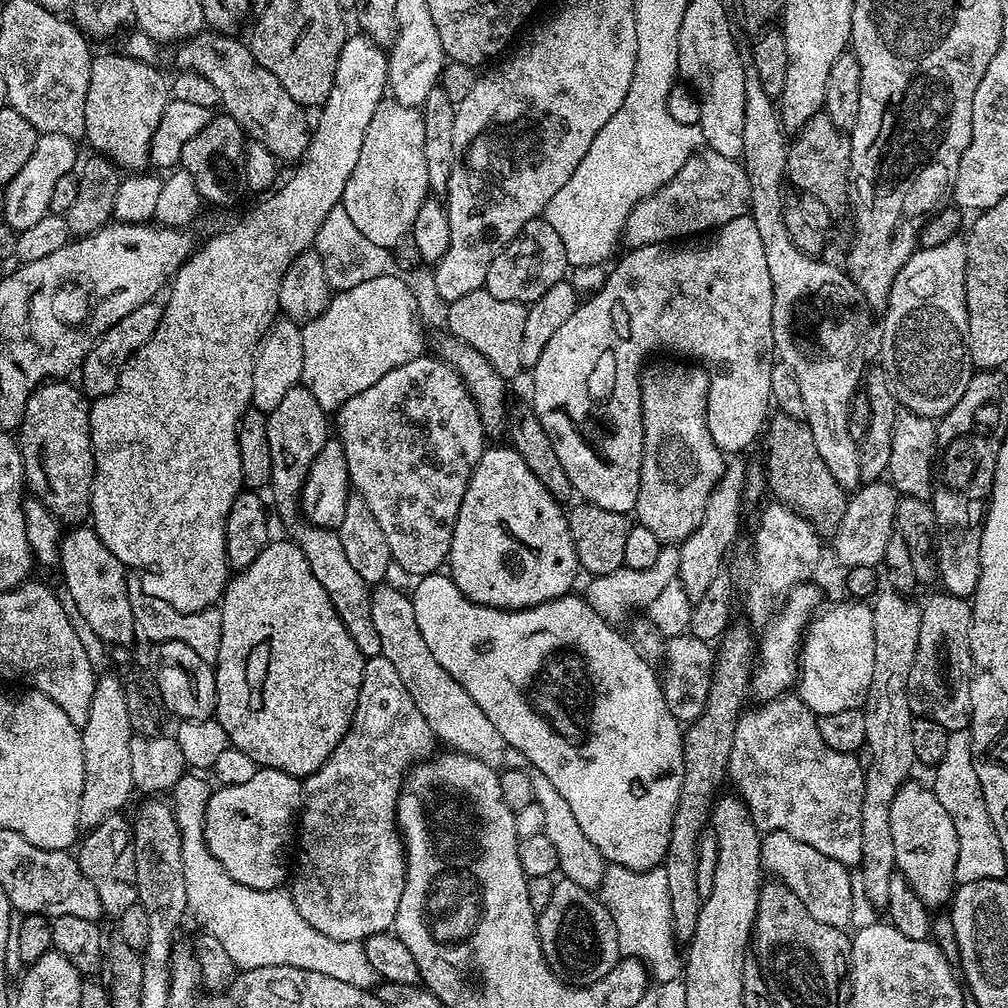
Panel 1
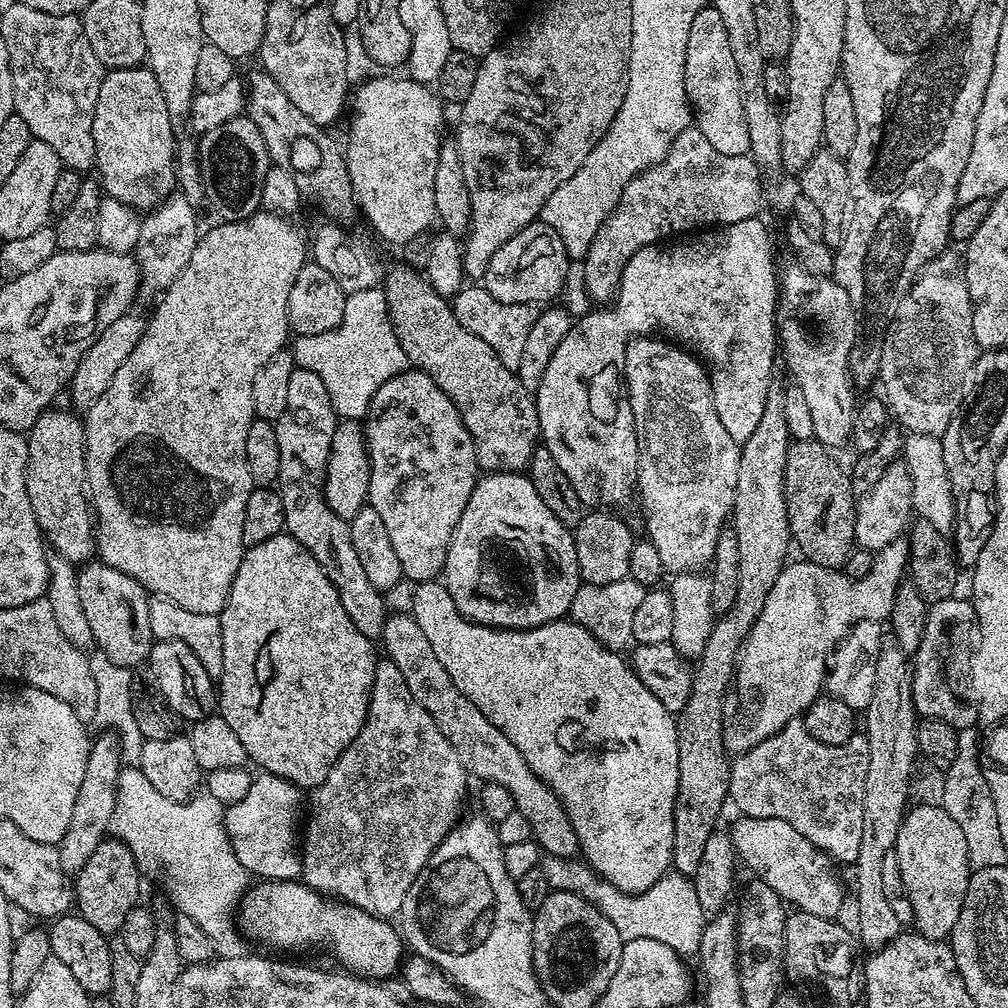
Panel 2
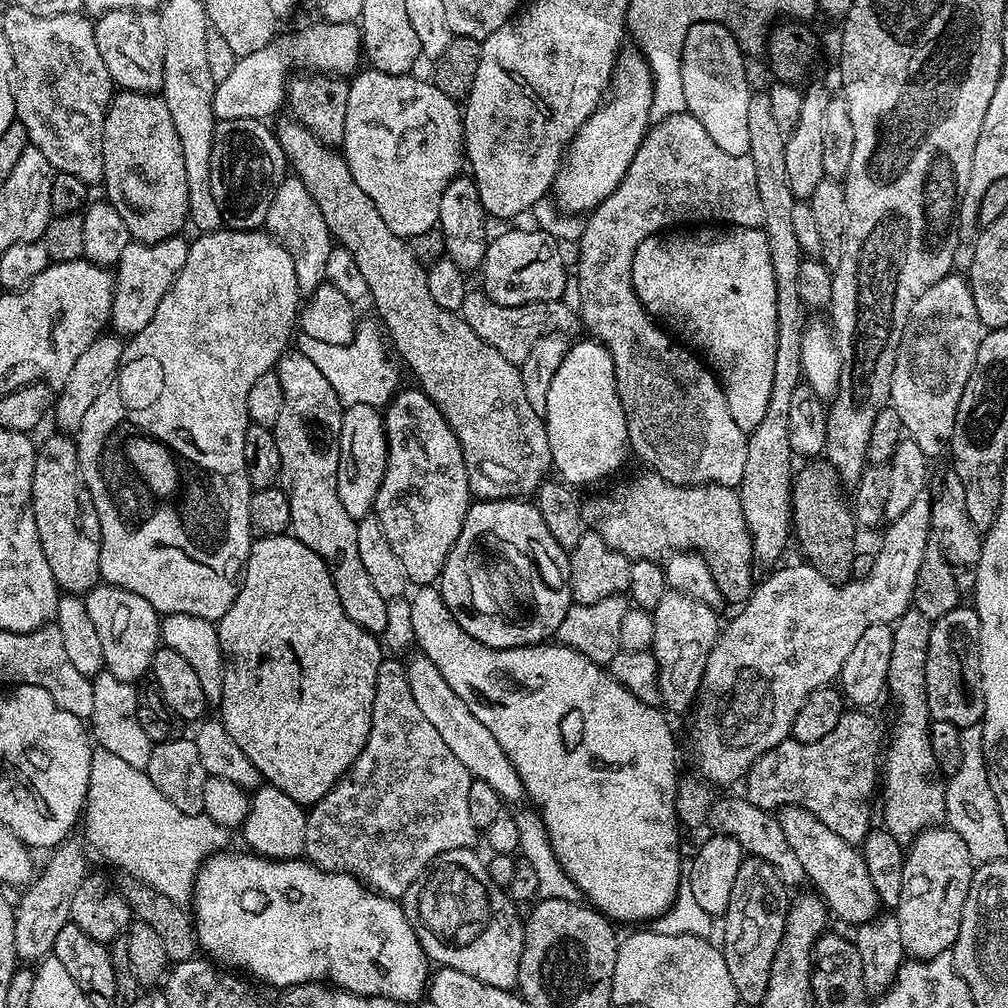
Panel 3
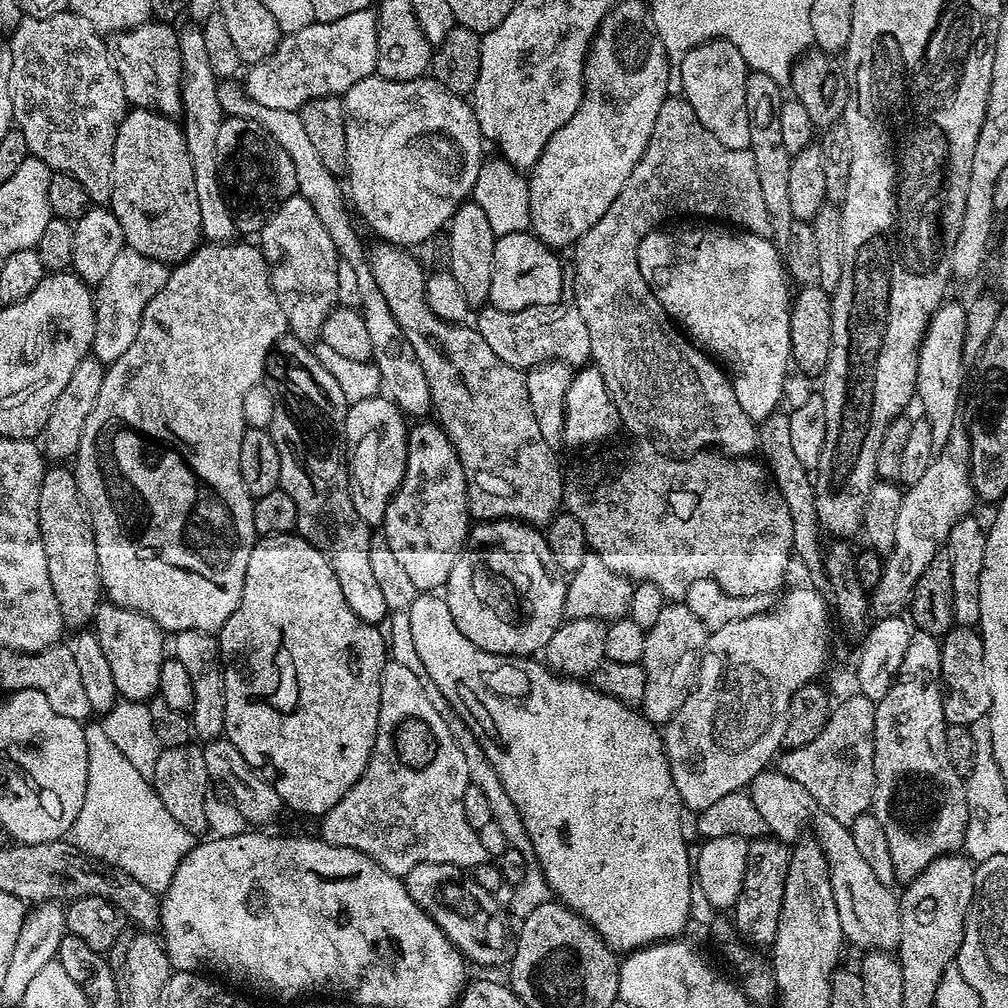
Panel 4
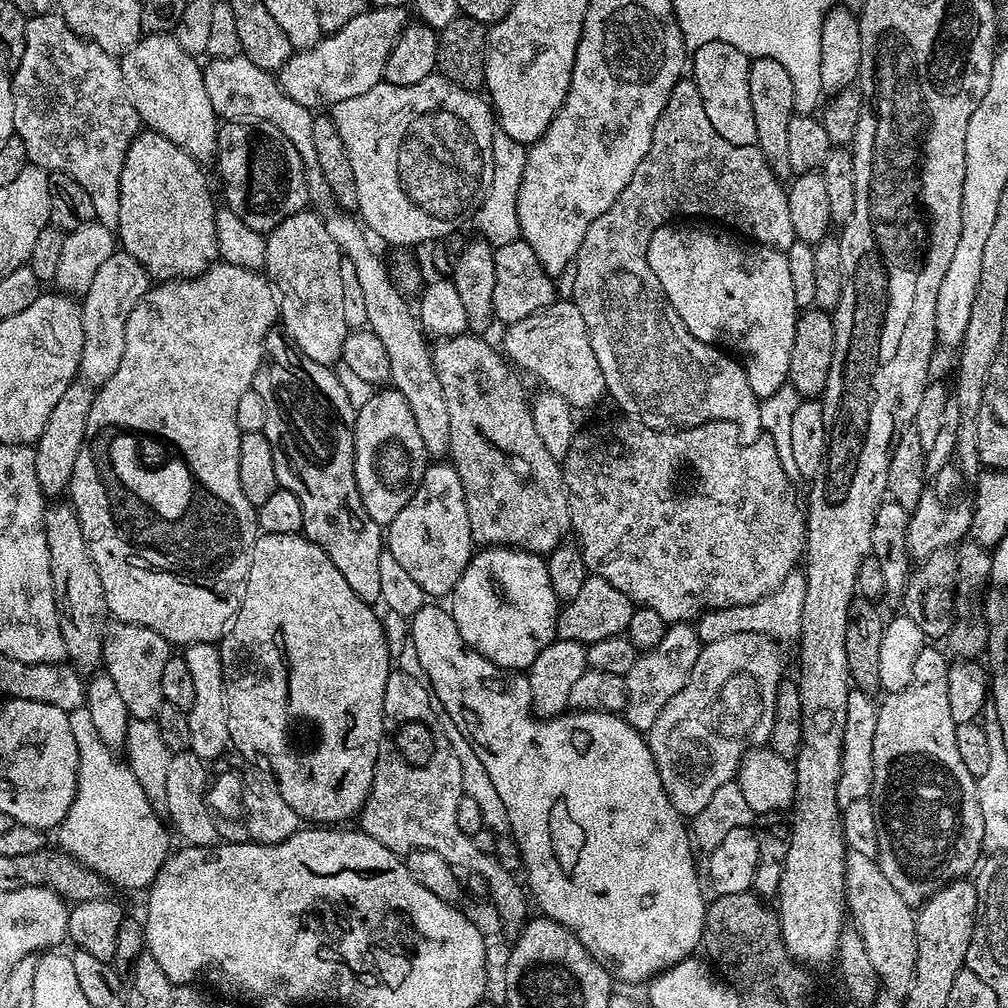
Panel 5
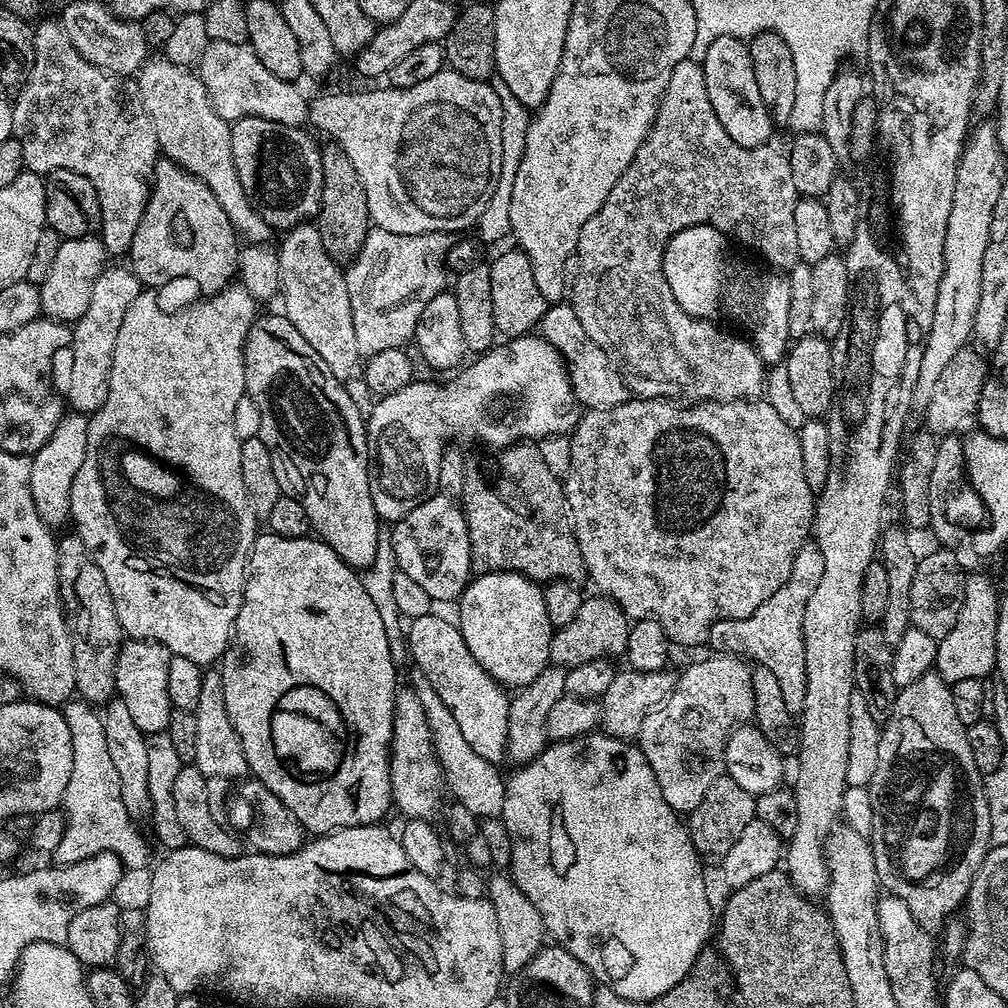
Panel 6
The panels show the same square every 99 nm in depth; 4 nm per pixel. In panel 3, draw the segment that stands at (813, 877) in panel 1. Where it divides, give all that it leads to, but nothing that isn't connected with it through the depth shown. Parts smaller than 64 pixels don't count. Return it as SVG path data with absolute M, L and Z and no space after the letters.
M743 795L724 796L713 799L712 809L708 815L707 827L715 835L729 836L742 846L742 850L750 856L757 856L766 862L770 862L775 868L780 869L782 882L789 886L804 884L806 877L802 870L802 862L798 862L797 855L790 848L786 840L786 834L782 834L782 826L779 819L769 809L754 806Z

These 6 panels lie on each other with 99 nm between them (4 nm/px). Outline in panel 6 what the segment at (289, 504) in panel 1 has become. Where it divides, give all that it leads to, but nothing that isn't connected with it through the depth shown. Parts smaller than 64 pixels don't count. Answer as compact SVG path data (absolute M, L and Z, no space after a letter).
M260 314L250 326L248 337L244 343L244 391L256 403L258 410L262 413L262 430L259 438L262 442L266 442L266 446L270 450L270 458L274 458L274 478L278 478L281 493L302 502L302 507L306 509L306 518L311 531L323 544L331 546L334 554L338 554L338 558L342 558L342 562L346 562L351 568L357 570L370 567L376 557L378 546L382 543L382 536L380 536L382 521L374 510L374 502L370 494L370 478L368 477L370 461L368 459L366 417L360 413L358 406L354 406L347 387L338 378L334 378L334 374L330 374L330 366L326 366L326 362L322 362L322 358L318 358L318 354L314 354L314 346L310 346L310 342L306 342L306 338L302 338L302 334L298 334L298 330L288 321L287 316L283 314L277 314L277 316Z

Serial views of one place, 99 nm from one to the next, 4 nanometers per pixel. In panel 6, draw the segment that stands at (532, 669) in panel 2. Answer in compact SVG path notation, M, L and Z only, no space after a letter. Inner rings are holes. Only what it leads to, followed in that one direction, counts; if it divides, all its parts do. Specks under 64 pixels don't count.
M439 614L414 618L407 625L406 639L411 663L416 663L415 671L421 672L430 686L438 690L438 698L442 698L442 702L446 702L446 710L454 714L454 722L458 722L466 742L470 742L478 754L489 758L503 757L508 747L509 693L505 685L474 662L474 654L470 654L470 646L466 646L459 627ZM593 730L587 736L549 743L529 764L517 767L515 771L512 777L507 777L504 785L504 801L499 819L504 821L510 834L510 875L518 890L522 890L522 894L526 894L530 902L534 902L538 914L542 914L545 933L561 948L574 954L574 958L578 958L578 962L586 966L590 975L609 984L614 994L637 1002L657 1000L688 977L688 971L709 943L708 935L711 932L713 935L714 912L712 916L708 888L704 885L703 874L700 873L702 857L692 845L685 821L672 811L666 798L662 798L662 790L658 786L658 778L654 778L650 762L646 762L642 750L635 743L619 740L617 736L605 736L603 731Z

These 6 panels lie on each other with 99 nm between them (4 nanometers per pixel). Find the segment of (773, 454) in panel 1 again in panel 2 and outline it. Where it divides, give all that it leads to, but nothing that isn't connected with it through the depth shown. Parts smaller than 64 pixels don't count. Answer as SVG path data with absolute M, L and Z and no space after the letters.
M792 440L786 454L786 474L784 475L784 493L786 494L786 510L788 525L795 547L800 547L799 555L811 564L833 570L843 569L848 556L854 551L856 535L854 534L854 518L858 497L852 492L852 478L847 467L844 468L835 460L833 453L825 448L819 440Z

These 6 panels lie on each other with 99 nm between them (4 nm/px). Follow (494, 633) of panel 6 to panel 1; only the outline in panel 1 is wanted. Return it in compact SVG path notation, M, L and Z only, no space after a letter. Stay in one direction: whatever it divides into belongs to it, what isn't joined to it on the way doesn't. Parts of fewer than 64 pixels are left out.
M505 446L505 448L485 447L484 456L478 458L478 462L476 463L476 471L470 474L470 482L468 483L466 494L462 498L462 506L460 507L458 518L456 519L454 534L452 535L450 550L448 551L446 561L447 571L458 586L458 590L462 590L462 594L466 594L466 598L475 604L490 606L491 608L506 608L509 610L534 608L539 604L550 602L554 598L571 593L573 591L572 575L578 572L578 565L574 559L572 535L566 526L565 513L563 511L556 512L556 508L558 508L558 501L548 495L546 489L541 488L537 480L532 479L530 466L526 466L522 462L522 458L516 455L515 448L511 446Z

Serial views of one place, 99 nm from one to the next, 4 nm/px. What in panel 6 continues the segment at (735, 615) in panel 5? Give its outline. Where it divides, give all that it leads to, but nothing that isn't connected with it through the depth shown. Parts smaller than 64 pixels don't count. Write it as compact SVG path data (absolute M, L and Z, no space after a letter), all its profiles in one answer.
M815 542L806 543L794 558L794 570L790 570L787 582L778 586L778 590L774 590L774 594L750 614L750 618L714 622L706 641L713 653L747 658L770 670L770 674L778 678L782 698L786 698L786 706L794 714L802 710L806 698L806 646L802 618L806 614L806 602L810 602L810 594L814 594L821 579L822 550Z

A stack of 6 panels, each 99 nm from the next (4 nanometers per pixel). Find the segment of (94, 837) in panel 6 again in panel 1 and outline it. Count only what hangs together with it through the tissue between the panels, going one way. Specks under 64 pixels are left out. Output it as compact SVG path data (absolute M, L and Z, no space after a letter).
M185 774L170 796L182 838L188 912L196 915L198 923L204 924L203 931L226 946L226 954L234 958L237 969L298 966L302 970L314 970L314 974L326 974L326 978L338 978L338 982L350 982L350 986L375 989L378 977L361 941L342 942L314 930L314 926L298 914L291 891L283 887L254 890L234 882L234 878L222 870L218 858L214 858L206 846L204 815L213 789L208 788L200 776L203 775Z

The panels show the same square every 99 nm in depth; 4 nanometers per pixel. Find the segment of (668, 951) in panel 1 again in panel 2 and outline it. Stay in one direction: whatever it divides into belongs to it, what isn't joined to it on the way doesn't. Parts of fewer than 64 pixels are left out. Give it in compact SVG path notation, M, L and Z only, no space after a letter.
M545 855L540 861L539 868L551 891L569 892L586 898L590 906L594 906L599 912L606 914L610 922L614 922L618 934L624 941L654 938L654 942L670 946L670 950L674 950L681 958L695 957L699 953L706 913L698 902L698 894L691 879L680 872L668 871L665 876L658 878L658 882L654 882L654 886L641 892L623 892L609 880L601 878L587 863L576 858Z

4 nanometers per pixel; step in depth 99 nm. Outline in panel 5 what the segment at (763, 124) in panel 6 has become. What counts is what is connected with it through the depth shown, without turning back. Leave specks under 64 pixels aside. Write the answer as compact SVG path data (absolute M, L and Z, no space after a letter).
M706 42L706 46L695 49L690 56L690 76L696 81L698 94L702 94L702 106L706 106L710 126L714 126L726 142L739 148L753 147L756 142L754 114L750 110L749 63L749 57L744 56L742 50L726 42Z

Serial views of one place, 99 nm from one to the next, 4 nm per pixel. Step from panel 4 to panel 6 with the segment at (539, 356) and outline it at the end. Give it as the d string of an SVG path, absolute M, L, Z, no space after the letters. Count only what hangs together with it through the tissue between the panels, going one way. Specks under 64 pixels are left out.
M553 303L545 312L544 317L540 319L538 332L564 357L577 405L588 410L606 410L610 406L618 406L629 400L630 393L623 376L614 367L612 359L580 330L580 323L571 303Z

